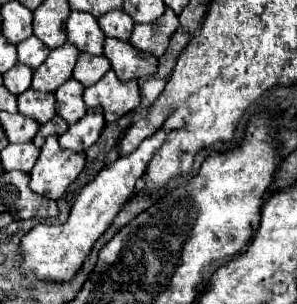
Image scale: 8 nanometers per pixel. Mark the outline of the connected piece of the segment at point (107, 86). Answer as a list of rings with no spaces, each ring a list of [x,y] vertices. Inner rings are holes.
[[[108,71],[98,83],[84,89],[86,107],[96,107],[96,97],[104,109],[104,119],[112,123],[140,105],[140,87],[136,79],[124,83],[118,81],[114,71]]]

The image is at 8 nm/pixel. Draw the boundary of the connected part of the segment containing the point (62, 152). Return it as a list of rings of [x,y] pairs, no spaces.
[[[50,135],[40,151],[40,157],[30,173],[30,189],[38,195],[46,195],[50,199],[60,199],[68,185],[76,181],[82,173],[86,161],[86,153],[76,153],[70,149],[62,149],[58,145],[58,137]]]

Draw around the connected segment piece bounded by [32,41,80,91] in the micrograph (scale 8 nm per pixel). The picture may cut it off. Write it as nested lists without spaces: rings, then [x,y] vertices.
[[[68,41],[58,49],[52,49],[46,61],[34,71],[32,89],[36,91],[56,91],[62,83],[72,77],[72,69],[76,65],[80,51]]]

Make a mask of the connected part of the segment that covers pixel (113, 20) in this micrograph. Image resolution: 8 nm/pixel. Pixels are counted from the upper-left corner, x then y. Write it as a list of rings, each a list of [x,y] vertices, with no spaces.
[[[122,9],[104,13],[98,19],[98,23],[100,23],[100,29],[108,37],[116,37],[116,39],[122,39],[122,41],[128,41],[130,35],[132,35],[132,29],[134,29],[134,19]]]

